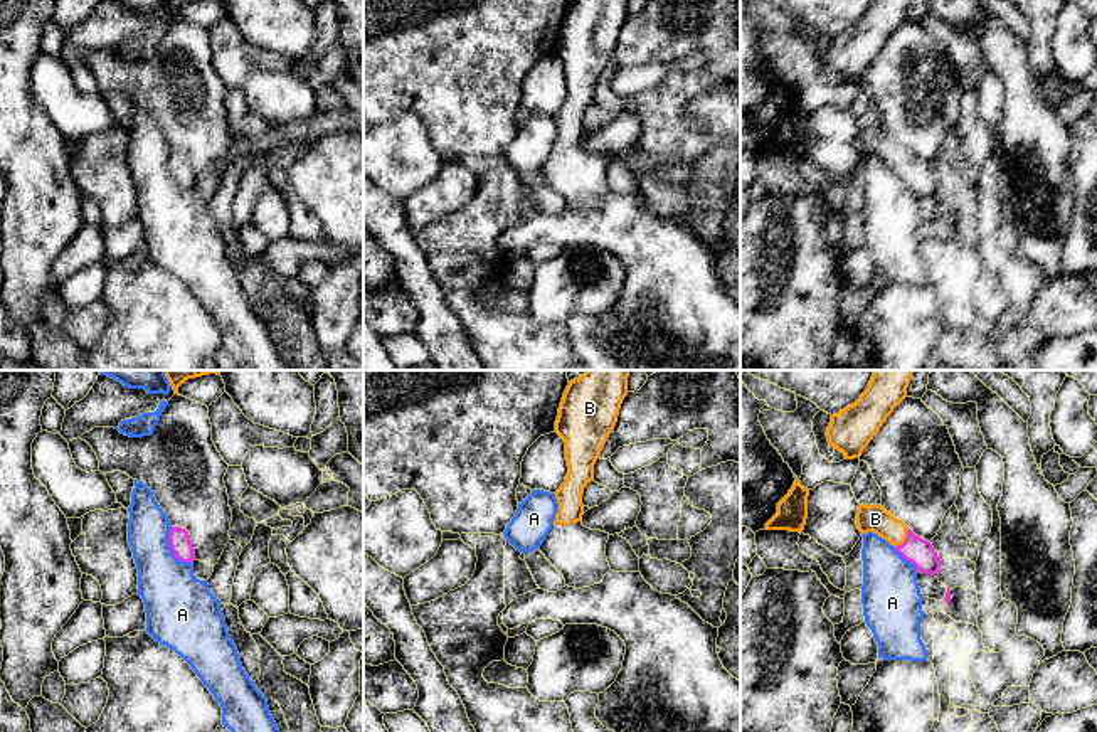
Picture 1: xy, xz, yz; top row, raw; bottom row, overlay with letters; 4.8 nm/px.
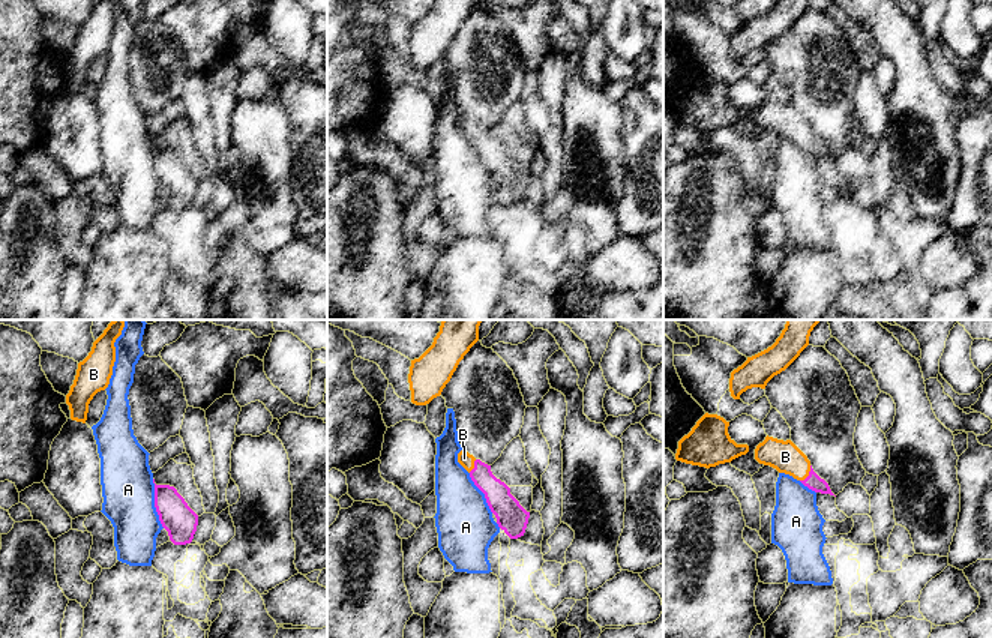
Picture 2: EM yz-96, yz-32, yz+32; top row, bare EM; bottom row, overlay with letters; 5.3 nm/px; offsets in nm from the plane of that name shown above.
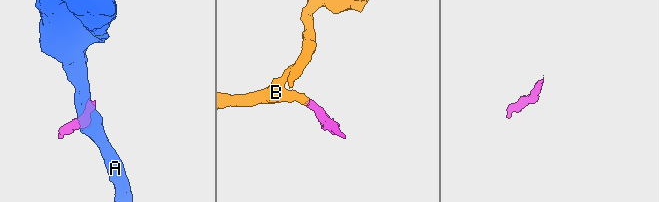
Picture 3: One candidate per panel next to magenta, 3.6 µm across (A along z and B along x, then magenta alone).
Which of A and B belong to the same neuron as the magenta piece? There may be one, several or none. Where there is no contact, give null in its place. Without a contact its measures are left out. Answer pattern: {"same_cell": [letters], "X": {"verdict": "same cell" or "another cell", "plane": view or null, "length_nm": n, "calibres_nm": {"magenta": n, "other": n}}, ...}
{"same_cell": ["B"], "A": {"verdict": "another cell", "plane": "xy", "length_nm": 200, "calibres_nm": {"magenta": 110, "other": 300}}, "B": {"verdict": "same cell", "plane": "yz", "length_nm": 120, "calibres_nm": {"magenta": 130, "other": 130}}}

